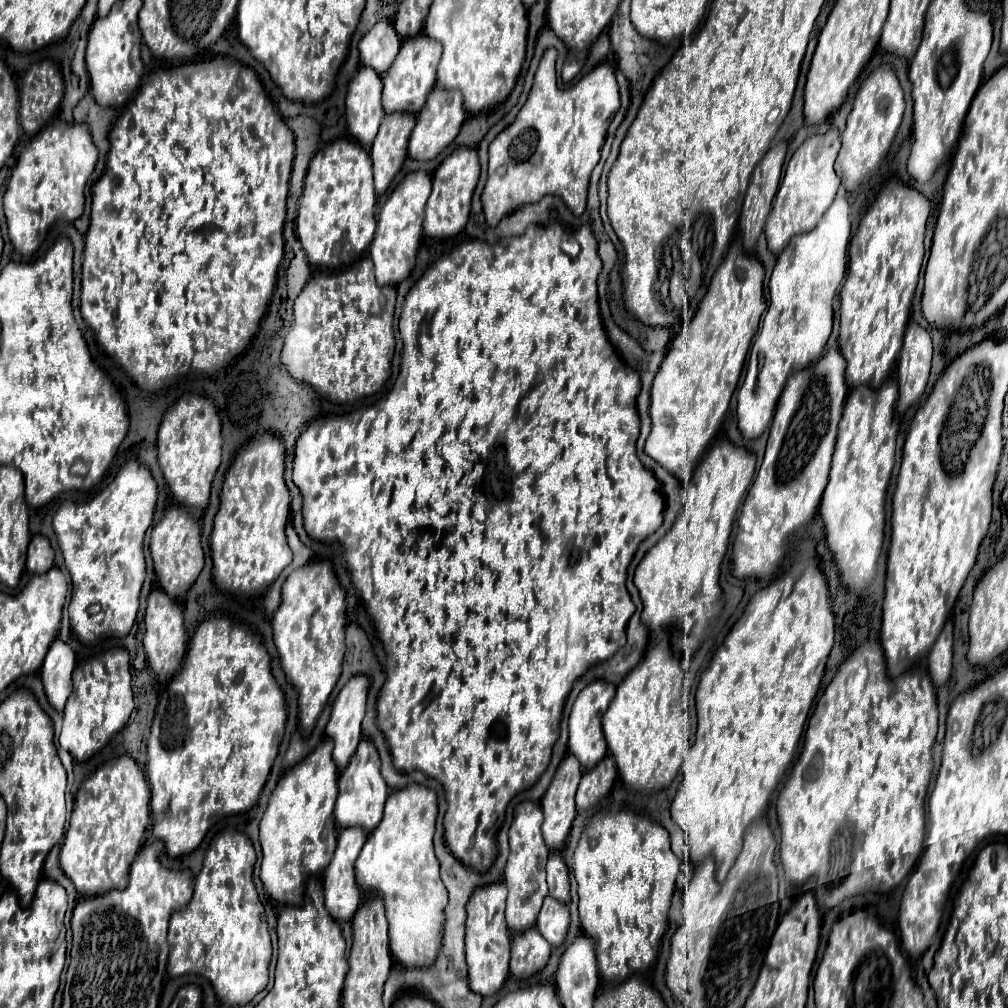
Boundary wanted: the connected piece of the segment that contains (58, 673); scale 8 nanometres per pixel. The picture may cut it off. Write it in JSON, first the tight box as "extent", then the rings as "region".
{"extent":[41,638,75,712],"region":[[[57,638],[51,644],[45,662],[41,666],[41,680],[45,686],[47,700],[57,712],[63,712],[65,702],[73,690],[73,682],[71,682],[73,668],[75,668],[73,650],[63,640]]]}

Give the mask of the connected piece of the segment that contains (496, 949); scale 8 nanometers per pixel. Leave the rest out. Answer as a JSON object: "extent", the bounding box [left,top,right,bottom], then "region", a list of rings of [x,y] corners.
{"extent":[465,882,511,996],"region":[[[495,882],[483,888],[477,888],[467,904],[467,932],[465,932],[465,950],[467,950],[467,974],[469,988],[479,996],[493,996],[505,982],[509,974],[509,948],[511,932],[505,924],[505,896],[507,888],[503,882]]]}

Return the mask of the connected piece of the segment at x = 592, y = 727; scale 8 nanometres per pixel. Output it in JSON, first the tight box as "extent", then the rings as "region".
{"extent":[569,680,615,770],"region":[[[597,680],[597,682],[585,686],[573,704],[573,710],[569,716],[569,752],[583,764],[585,770],[595,768],[595,764],[599,760],[603,760],[603,756],[607,756],[607,740],[603,736],[601,718],[603,718],[605,710],[609,708],[613,696],[615,696],[615,686],[609,682]]]}

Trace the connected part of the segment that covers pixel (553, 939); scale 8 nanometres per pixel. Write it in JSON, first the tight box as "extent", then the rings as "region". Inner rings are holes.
{"extent":[537,896,569,948],"region":[[[547,896],[537,918],[537,928],[541,936],[547,938],[553,948],[561,946],[569,930],[569,908],[553,900],[551,896]]]}

